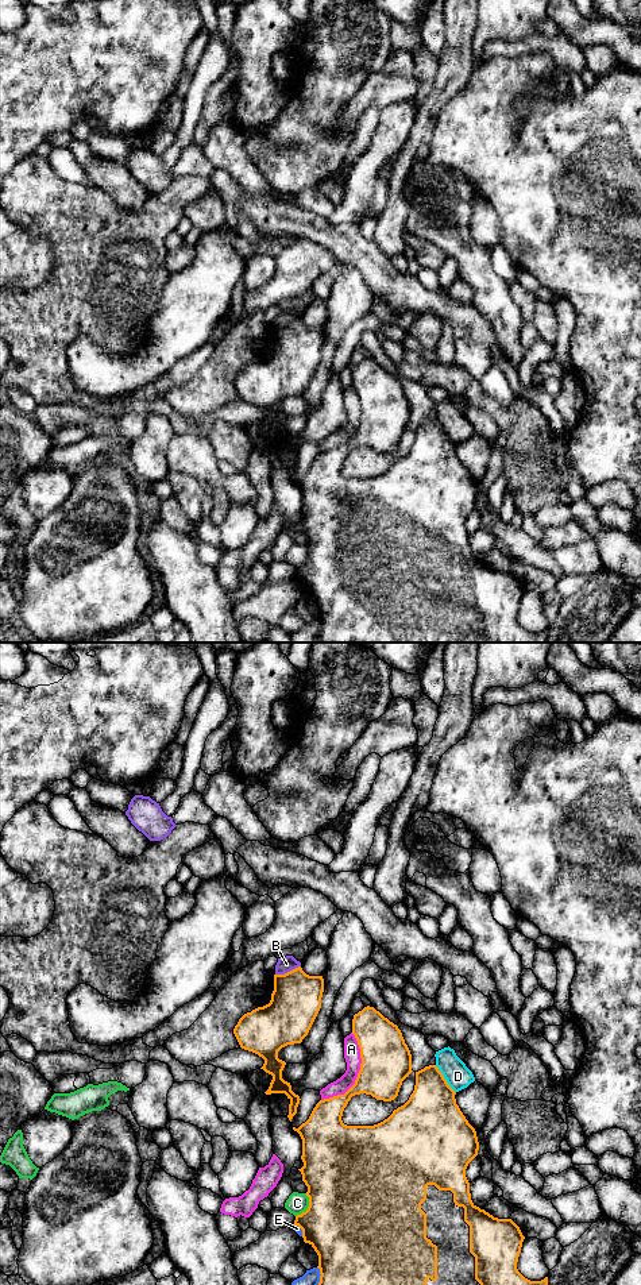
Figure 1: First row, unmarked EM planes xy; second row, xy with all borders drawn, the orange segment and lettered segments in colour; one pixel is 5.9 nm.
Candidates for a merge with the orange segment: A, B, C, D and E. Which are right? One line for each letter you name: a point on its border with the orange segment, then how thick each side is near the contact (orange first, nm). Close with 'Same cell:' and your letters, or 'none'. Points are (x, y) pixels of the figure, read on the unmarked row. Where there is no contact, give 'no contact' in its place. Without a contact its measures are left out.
Same cell: none

